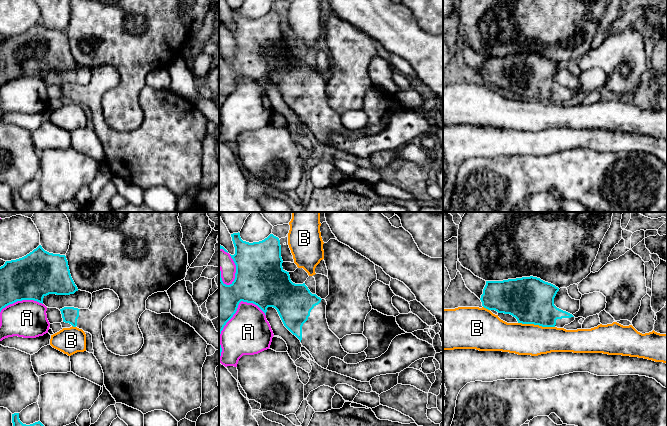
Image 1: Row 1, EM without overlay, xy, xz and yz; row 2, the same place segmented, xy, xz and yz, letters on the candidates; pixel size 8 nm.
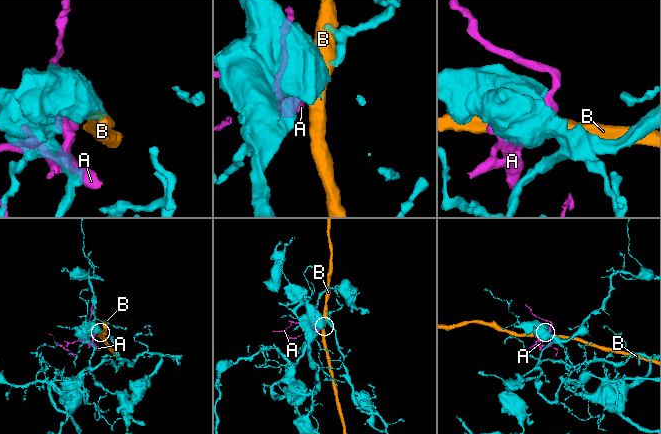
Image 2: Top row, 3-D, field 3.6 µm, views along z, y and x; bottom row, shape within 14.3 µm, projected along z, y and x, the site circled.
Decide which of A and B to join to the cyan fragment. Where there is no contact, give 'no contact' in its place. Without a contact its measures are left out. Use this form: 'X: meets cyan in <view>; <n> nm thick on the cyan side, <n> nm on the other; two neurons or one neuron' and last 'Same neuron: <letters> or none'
A: meets cyan in xy; 360 nm thick on the cyan side, 300 nm on the other; two neurons
B: meets cyan in yz; 380 nm thick on the cyan side, 260 nm on the other; two neurons
Same neuron: none

